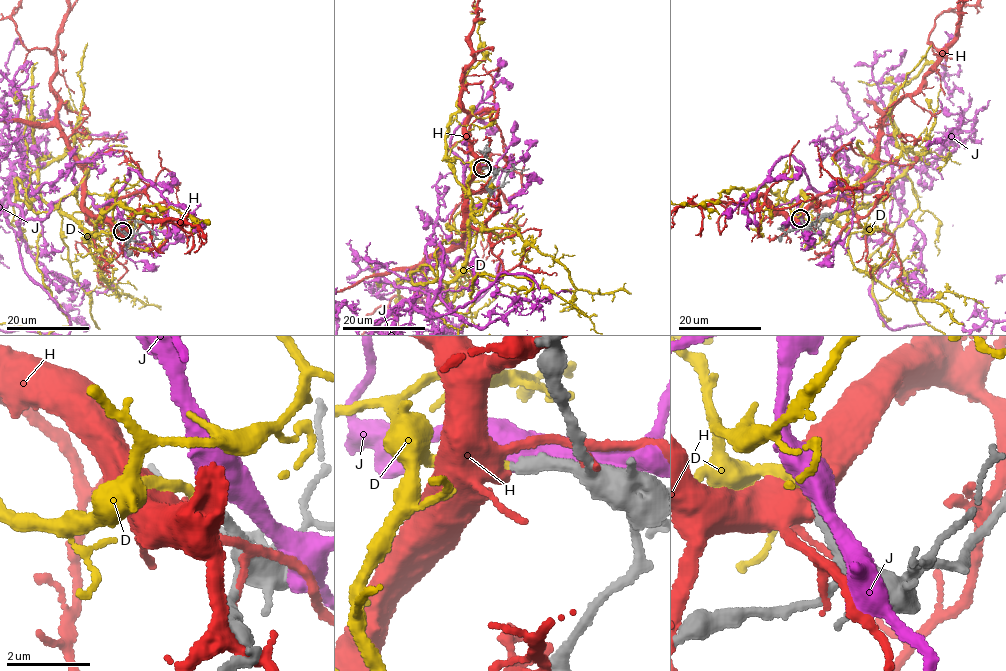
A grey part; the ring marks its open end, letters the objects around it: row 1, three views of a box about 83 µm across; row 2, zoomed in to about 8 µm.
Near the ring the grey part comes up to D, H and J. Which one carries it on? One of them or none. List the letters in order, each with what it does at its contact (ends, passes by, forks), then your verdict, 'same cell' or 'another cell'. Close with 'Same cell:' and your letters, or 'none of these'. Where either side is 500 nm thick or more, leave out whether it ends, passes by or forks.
D: it ends there; same cell
H: it ends there; another cell
J: it passes by; another cell
Same cell: D

